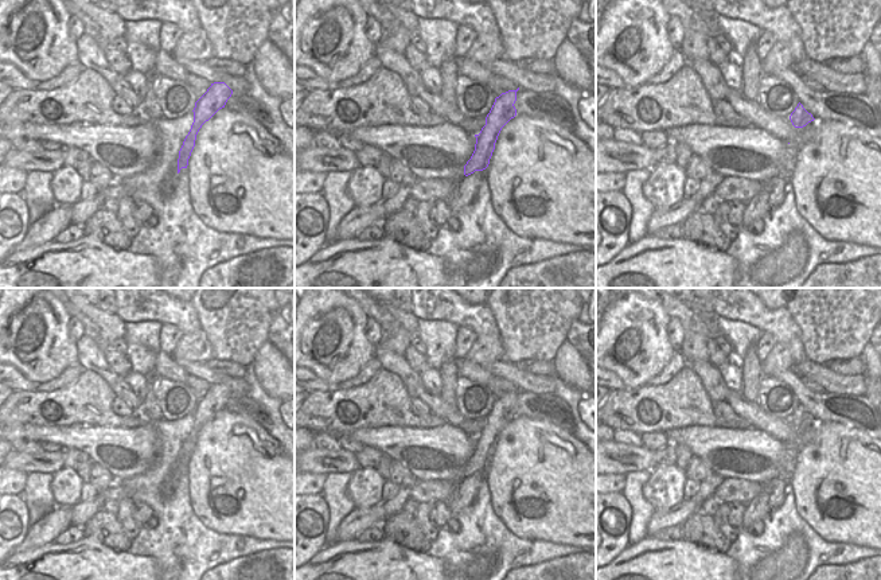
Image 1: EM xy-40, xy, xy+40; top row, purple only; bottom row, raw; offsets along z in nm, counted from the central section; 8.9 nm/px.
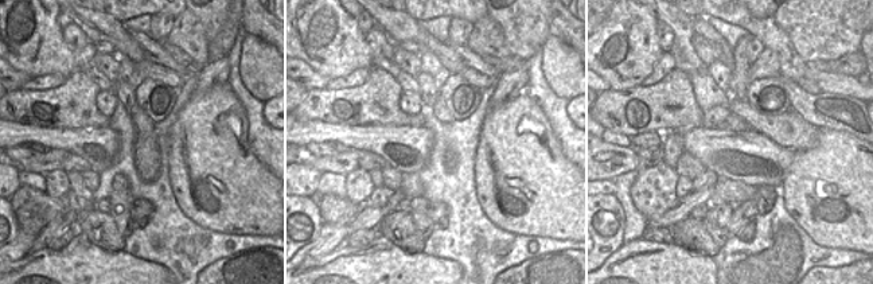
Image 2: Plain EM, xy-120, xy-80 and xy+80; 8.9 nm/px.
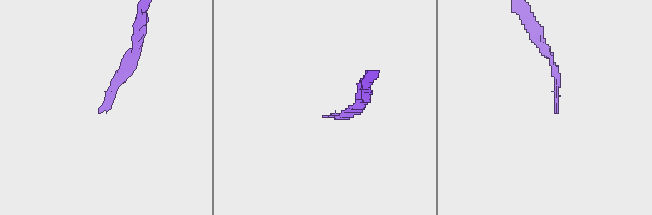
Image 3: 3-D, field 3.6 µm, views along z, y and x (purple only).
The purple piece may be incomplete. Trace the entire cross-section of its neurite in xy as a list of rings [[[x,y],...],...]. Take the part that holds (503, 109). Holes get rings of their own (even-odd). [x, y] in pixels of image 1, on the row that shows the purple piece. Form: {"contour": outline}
{"contour": [[[508,90],[495,98],[495,102],[486,117],[486,125],[479,135],[475,135],[476,144],[471,159],[464,166],[465,178],[457,184],[453,196],[448,205],[456,213],[473,202],[479,191],[479,186],[484,179],[484,170],[490,164],[490,159],[495,149],[495,143],[502,128],[516,116],[514,106],[516,101],[516,90]]]}

